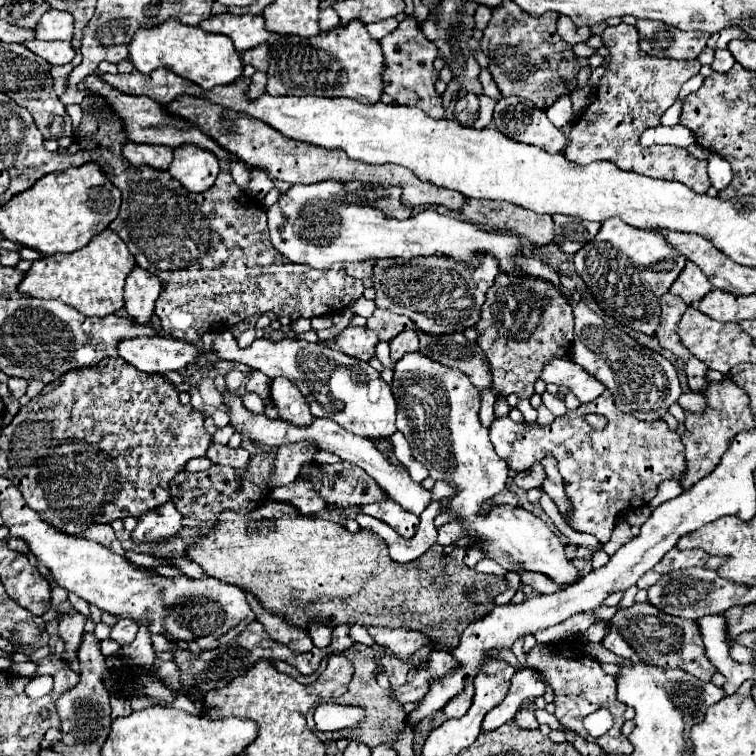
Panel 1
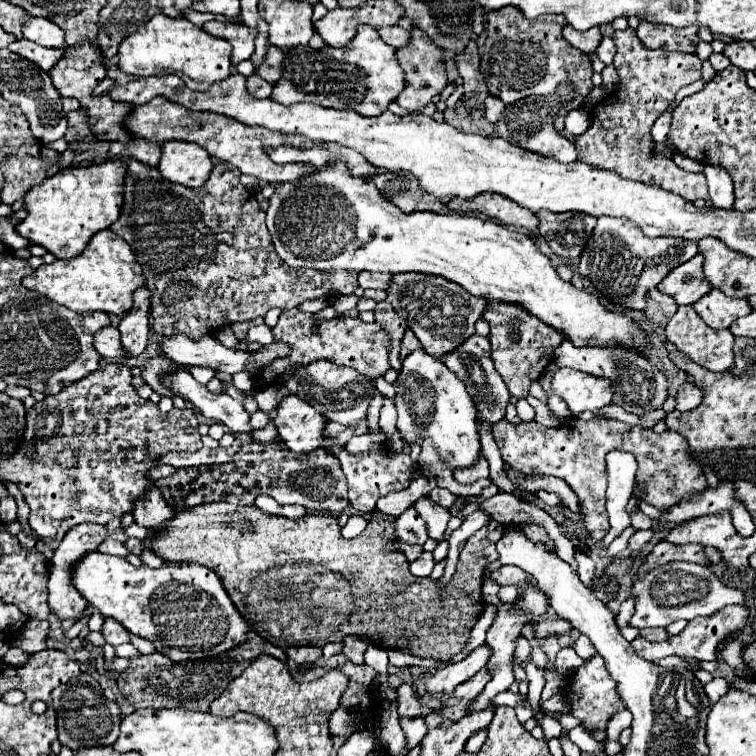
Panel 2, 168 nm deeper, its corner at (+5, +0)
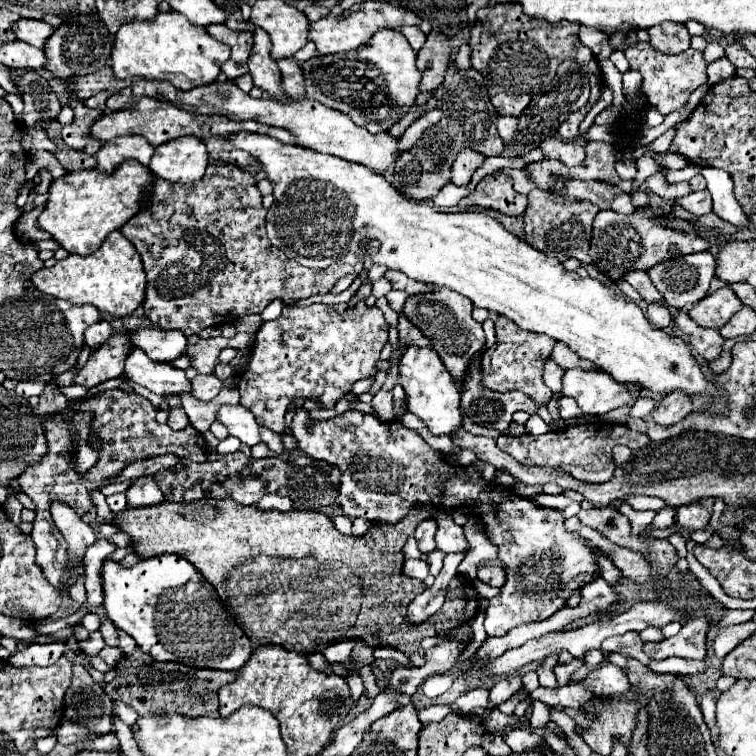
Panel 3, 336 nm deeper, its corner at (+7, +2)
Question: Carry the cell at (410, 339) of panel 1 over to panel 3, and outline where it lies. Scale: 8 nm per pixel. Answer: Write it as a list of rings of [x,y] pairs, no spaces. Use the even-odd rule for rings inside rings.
[[[400,316],[400,320],[398,320],[398,336],[406,346],[410,346],[410,344],[430,346],[430,340],[412,322],[408,322],[408,318],[404,318],[404,316]]]

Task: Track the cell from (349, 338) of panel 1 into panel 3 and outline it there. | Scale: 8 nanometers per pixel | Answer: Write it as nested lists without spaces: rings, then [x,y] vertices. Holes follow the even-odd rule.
[[[360,300],[360,302],[358,302],[358,304],[354,304],[354,306],[350,306],[350,308],[348,308],[348,310],[344,310],[342,314],[338,314],[332,306],[326,306],[326,304],[300,306],[300,308],[296,308],[296,306],[284,306],[282,314],[280,314],[276,320],[272,320],[272,322],[264,322],[264,324],[262,324],[262,328],[256,332],[254,346],[252,346],[252,348],[250,348],[250,352],[248,352],[248,364],[246,364],[246,368],[242,370],[242,374],[240,374],[240,378],[238,378],[240,406],[248,408],[248,410],[256,416],[256,422],[258,422],[260,426],[270,428],[270,430],[272,430],[272,432],[276,432],[276,434],[286,434],[288,430],[286,430],[286,424],[284,424],[284,416],[286,416],[288,406],[290,406],[294,400],[298,400],[298,398],[302,398],[302,400],[312,398],[312,400],[316,400],[316,402],[324,404],[322,408],[334,408],[334,406],[338,404],[338,400],[340,400],[344,394],[348,394],[348,392],[352,390],[354,382],[364,380],[364,378],[370,378],[370,376],[374,376],[374,374],[376,374],[376,362],[380,360],[380,350],[382,350],[382,346],[386,344],[386,340],[388,340],[388,324],[386,324],[386,320],[384,320],[382,310],[380,310],[380,308],[376,308],[376,306],[368,306],[364,300]]]

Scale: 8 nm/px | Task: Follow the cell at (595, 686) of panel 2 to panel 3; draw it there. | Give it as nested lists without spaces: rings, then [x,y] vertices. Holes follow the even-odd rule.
[[[604,660],[596,672],[588,674],[582,684],[596,696],[620,696],[630,688],[628,676],[608,660]]]

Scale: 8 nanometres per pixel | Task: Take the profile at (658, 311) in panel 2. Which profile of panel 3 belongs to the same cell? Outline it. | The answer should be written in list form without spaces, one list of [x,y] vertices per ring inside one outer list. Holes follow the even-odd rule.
[[[632,270],[632,272],[626,272],[624,278],[642,296],[642,300],[646,300],[646,302],[662,302],[660,292],[650,284],[648,272],[636,272],[636,270]]]

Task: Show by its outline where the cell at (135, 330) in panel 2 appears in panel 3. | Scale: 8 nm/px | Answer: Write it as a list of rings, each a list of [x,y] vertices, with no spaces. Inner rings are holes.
[[[124,332],[114,334],[106,344],[102,344],[98,350],[92,352],[84,368],[78,370],[74,384],[90,390],[106,380],[120,378],[120,374],[124,372],[124,360],[128,356],[128,348],[132,348],[132,344],[126,338],[126,334]]]

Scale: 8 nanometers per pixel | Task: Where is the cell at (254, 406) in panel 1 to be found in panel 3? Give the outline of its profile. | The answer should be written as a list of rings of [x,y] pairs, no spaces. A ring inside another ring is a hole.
[[[260,426],[260,434],[262,434],[262,442],[266,442],[272,452],[276,452],[278,456],[284,454],[284,444],[282,444],[282,438],[278,434],[274,434],[272,430],[268,430],[264,426]]]

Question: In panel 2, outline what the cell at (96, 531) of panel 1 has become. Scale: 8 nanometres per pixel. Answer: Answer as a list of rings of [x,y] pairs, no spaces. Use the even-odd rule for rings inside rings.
[[[78,524],[74,526],[72,530],[66,532],[64,540],[60,542],[60,546],[56,548],[50,564],[48,564],[48,570],[50,570],[50,580],[48,580],[48,590],[50,590],[50,596],[48,596],[48,604],[50,604],[50,610],[60,618],[60,620],[68,620],[68,618],[80,618],[82,612],[86,610],[88,602],[76,592],[76,588],[72,586],[70,582],[70,570],[72,570],[72,564],[82,558],[86,552],[92,552],[96,550],[108,536],[108,530],[106,526],[102,524]]]

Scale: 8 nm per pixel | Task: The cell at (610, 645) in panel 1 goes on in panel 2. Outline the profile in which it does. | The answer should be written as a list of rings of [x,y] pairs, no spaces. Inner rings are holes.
[[[734,604],[734,606],[726,606],[718,612],[714,612],[712,616],[698,616],[698,618],[690,620],[688,626],[680,634],[672,636],[666,642],[646,642],[642,638],[636,638],[636,640],[630,642],[630,646],[636,650],[638,656],[642,656],[644,660],[650,660],[650,662],[656,662],[656,660],[660,660],[664,656],[672,656],[672,654],[686,656],[686,658],[696,658],[696,660],[714,660],[716,654],[718,654],[720,644],[726,638],[738,634],[746,626],[746,622],[748,622],[748,608]]]

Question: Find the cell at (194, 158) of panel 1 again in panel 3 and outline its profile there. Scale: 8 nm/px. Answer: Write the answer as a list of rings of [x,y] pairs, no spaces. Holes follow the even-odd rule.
[[[180,136],[180,140],[160,144],[148,164],[154,176],[180,184],[194,184],[200,180],[206,166],[208,152],[204,142],[196,140],[196,136]]]

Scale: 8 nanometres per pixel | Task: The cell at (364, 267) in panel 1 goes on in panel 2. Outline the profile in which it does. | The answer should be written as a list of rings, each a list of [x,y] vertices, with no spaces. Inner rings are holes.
[[[358,272],[358,280],[360,286],[366,288],[386,288],[386,282],[390,280],[390,274],[382,274],[382,272]]]

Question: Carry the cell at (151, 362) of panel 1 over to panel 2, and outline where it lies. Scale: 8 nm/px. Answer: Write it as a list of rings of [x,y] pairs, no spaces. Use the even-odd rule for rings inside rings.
[[[106,326],[94,334],[94,348],[110,360],[124,360],[128,354],[120,346],[120,332],[114,326]]]

